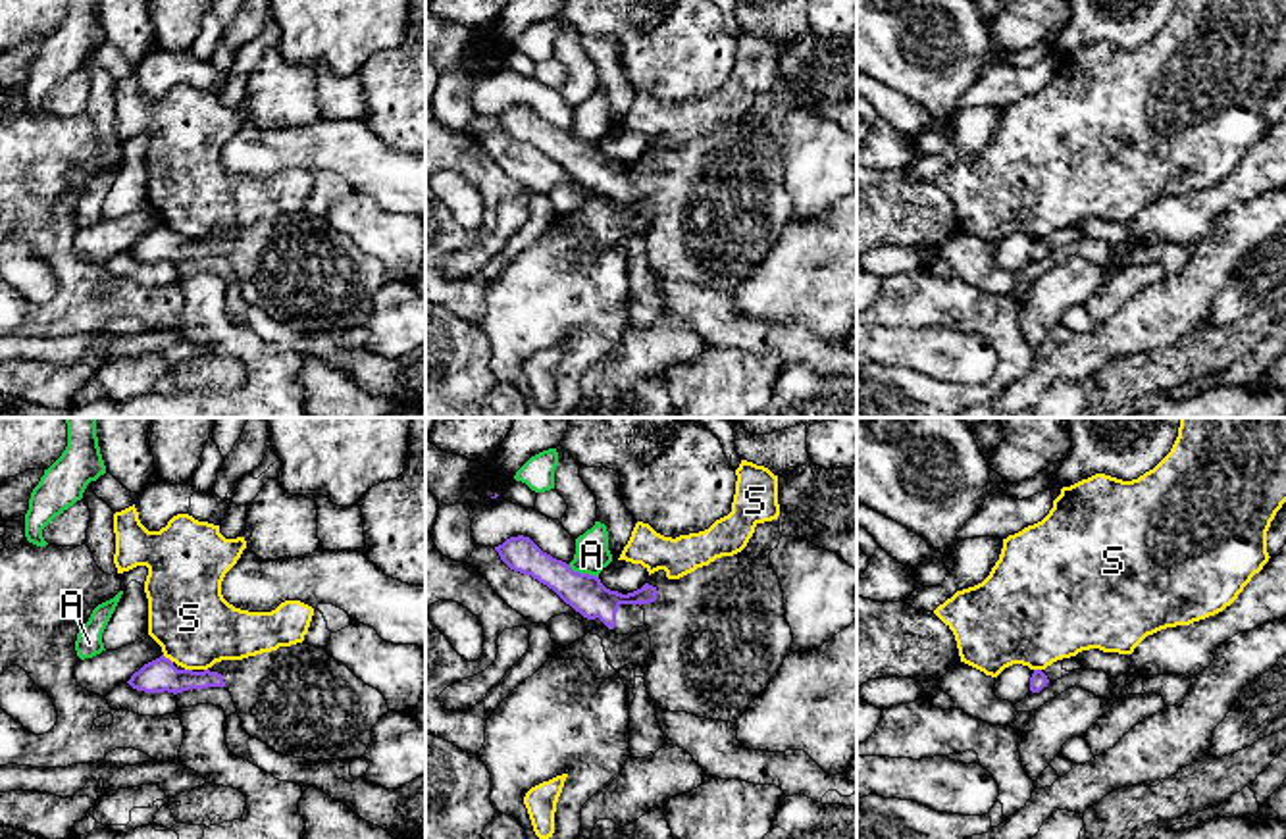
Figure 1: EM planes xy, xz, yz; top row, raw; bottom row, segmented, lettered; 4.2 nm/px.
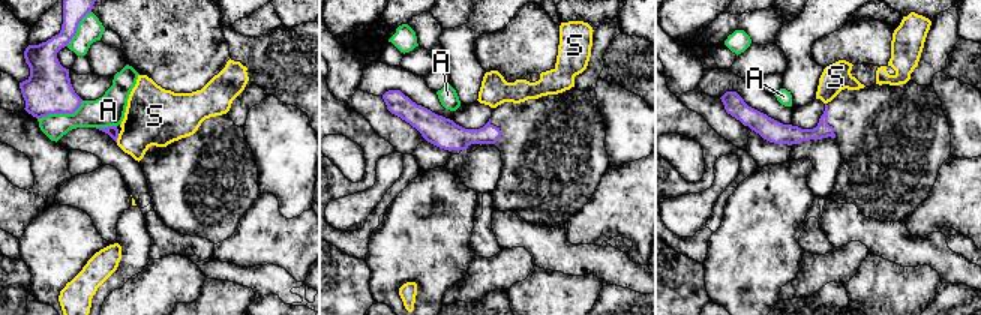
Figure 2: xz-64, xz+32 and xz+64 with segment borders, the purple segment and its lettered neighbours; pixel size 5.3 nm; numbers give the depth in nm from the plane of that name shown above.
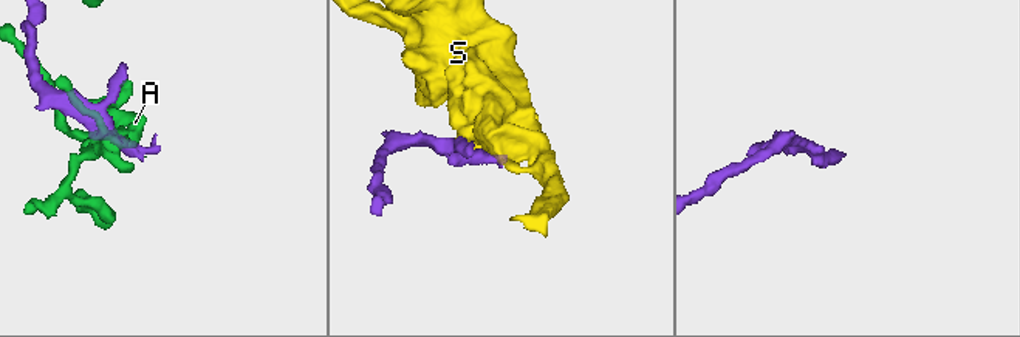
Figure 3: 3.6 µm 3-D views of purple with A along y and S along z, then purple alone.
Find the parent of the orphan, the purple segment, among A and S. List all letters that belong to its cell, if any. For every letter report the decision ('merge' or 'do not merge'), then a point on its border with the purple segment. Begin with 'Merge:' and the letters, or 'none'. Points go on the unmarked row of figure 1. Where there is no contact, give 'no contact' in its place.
Merge: none
A: do not merge; meets purple in xz at (584, 143)
S: do not merge; meets purple in xy at (168, 228)

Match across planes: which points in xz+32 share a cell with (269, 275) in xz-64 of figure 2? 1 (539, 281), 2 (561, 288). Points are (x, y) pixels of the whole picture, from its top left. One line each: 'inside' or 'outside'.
1: outside
2: outside

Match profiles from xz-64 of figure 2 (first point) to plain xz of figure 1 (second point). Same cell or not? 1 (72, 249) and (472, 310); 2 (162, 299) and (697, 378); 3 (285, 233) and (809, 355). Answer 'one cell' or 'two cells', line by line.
1: two cells
2: two cells
3: two cells

